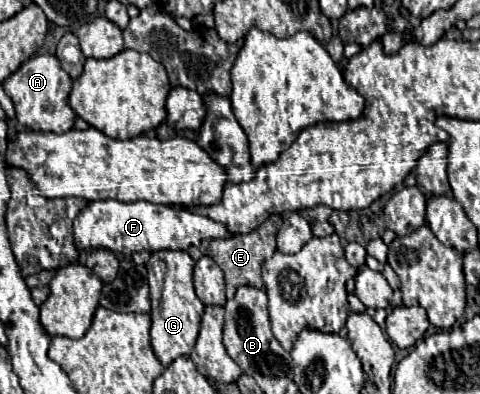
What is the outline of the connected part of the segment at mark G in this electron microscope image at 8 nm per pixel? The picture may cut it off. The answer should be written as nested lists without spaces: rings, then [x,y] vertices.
[[[154,251],[146,269],[151,301],[151,345],[160,363],[168,367],[176,357],[190,355],[200,331],[204,305],[192,285],[194,259],[186,251]]]

